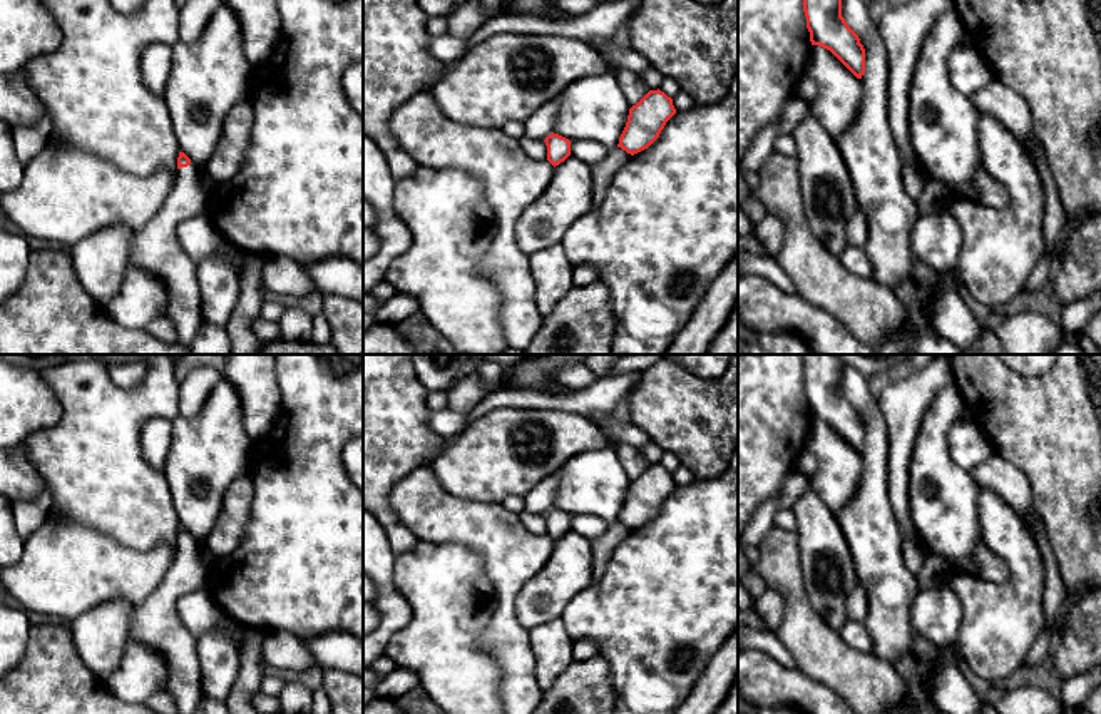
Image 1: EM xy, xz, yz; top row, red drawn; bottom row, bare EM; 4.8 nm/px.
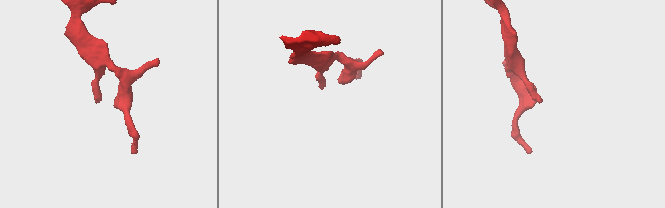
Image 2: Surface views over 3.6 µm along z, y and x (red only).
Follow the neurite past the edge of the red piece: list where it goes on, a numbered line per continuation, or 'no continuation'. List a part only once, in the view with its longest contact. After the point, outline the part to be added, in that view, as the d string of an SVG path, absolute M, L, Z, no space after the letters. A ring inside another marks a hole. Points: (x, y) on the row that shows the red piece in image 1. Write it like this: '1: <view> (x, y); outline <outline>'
1: xy (154, 248); outline M191 162L176 171L176 184L162 207L141 229L129 246L129 263L162 279L166 311L177 331L177 344L189 346L204 324L196 263L179 246L176 229L192 216L207 214L201 172Z

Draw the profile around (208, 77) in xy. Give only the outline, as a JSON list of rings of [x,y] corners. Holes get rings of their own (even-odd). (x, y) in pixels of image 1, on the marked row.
[[[223,3],[196,43],[179,40],[172,45],[172,69],[162,100],[179,150],[199,172],[219,145],[228,112],[248,97],[253,70],[243,54],[239,22]]]

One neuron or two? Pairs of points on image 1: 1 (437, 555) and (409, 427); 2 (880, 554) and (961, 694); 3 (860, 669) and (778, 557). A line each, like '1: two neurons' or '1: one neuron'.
1: two neurons
2: two neurons
3: one neuron

